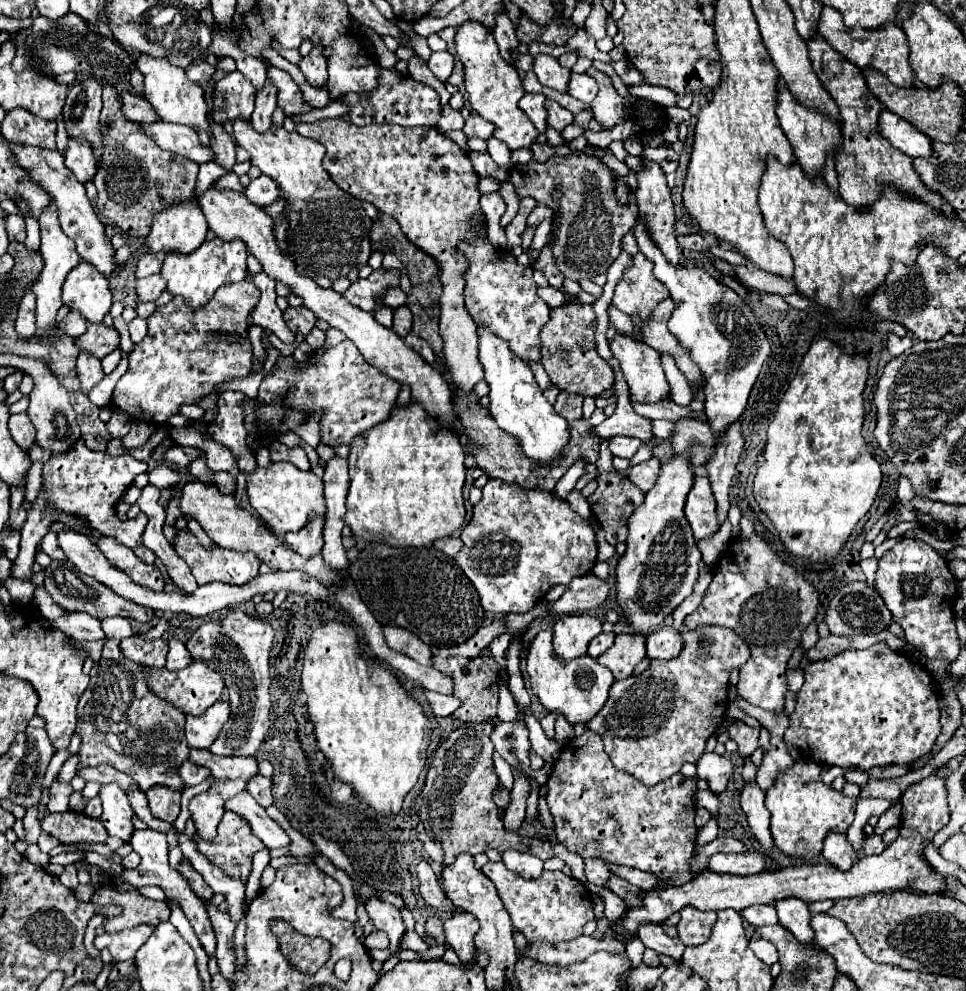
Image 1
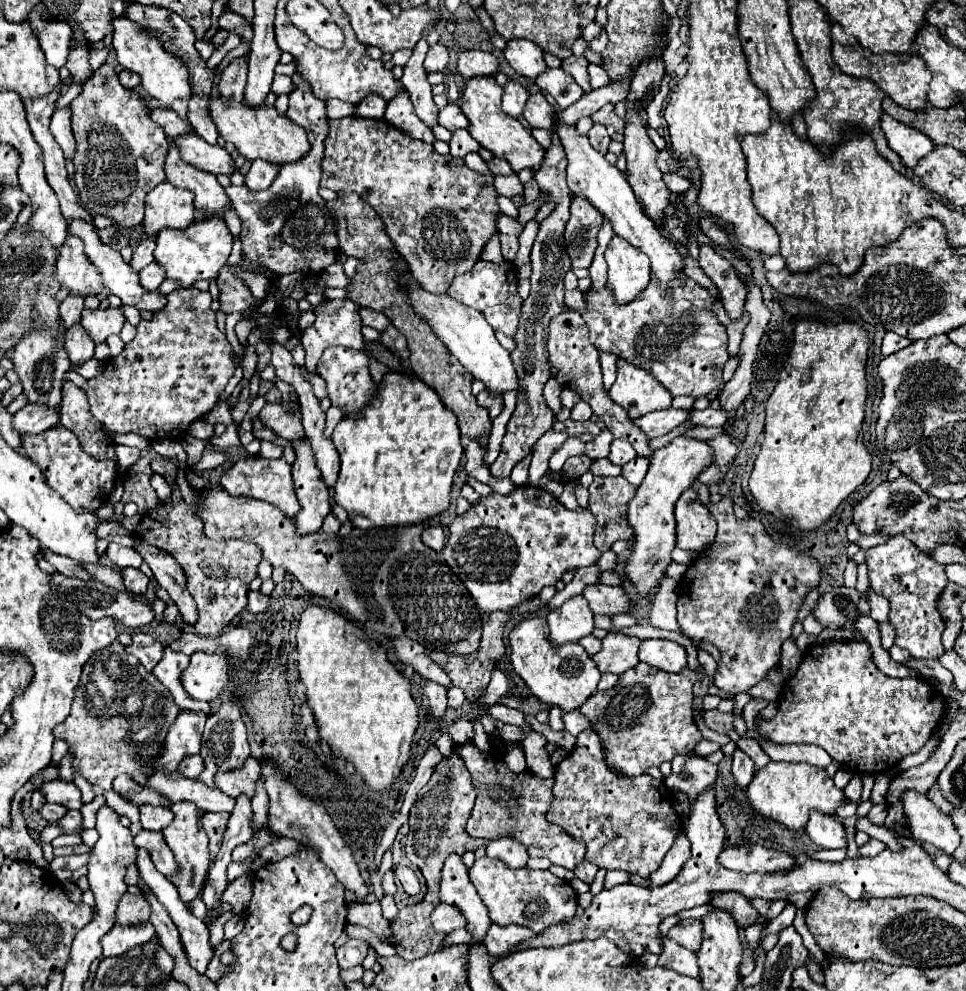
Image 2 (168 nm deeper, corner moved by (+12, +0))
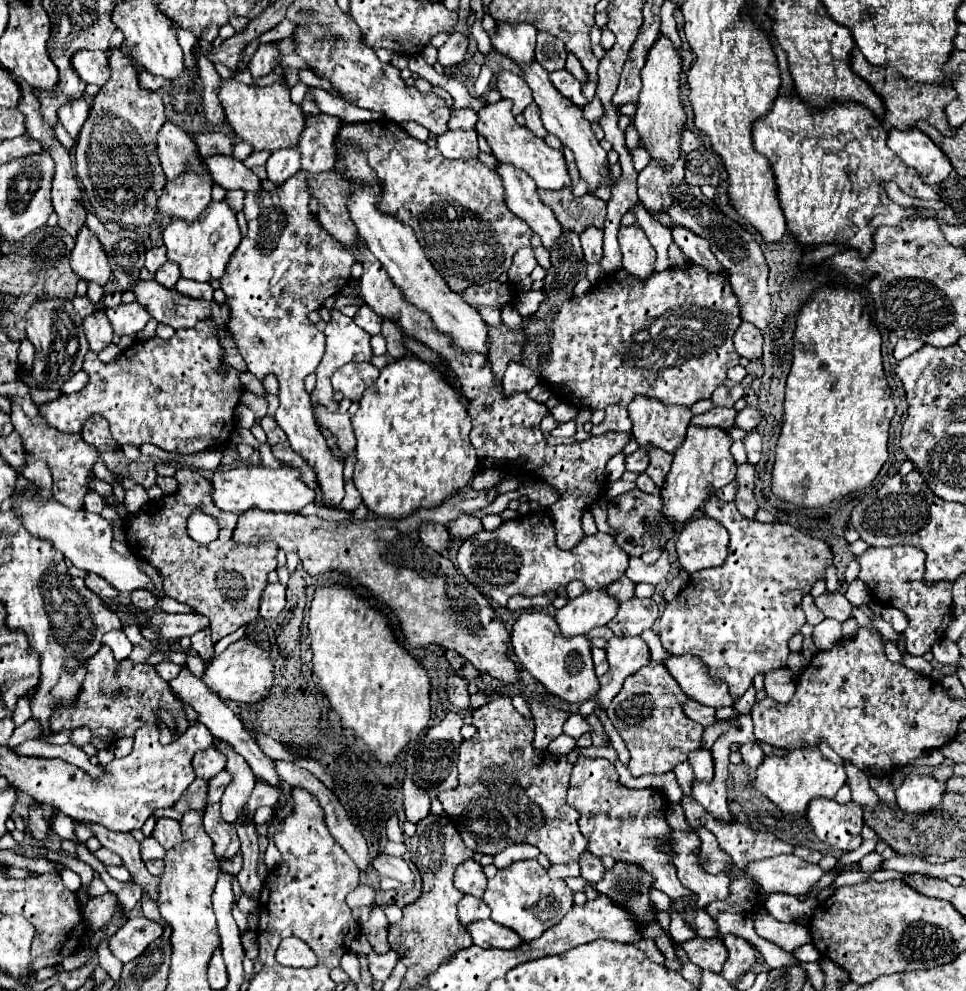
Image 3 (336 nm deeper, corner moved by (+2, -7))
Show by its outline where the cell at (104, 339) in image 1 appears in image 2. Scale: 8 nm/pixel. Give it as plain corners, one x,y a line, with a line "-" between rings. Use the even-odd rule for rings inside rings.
108,307
108,309
96,309
96,311
84,309
80,323
96,343
102,343
106,341
106,337
120,333
122,325
126,323
126,317
122,315
120,307

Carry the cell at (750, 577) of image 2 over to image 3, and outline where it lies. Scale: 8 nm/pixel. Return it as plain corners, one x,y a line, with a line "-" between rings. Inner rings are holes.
714,494
704,506
704,514
720,520
730,534
728,558
718,568
698,570
690,576
686,588
676,600
668,602
664,614
660,616
660,640
670,654
694,654
708,666
708,676
712,680
722,680
728,684
730,696
738,700
752,686
756,674
768,674
770,670
784,668
788,664
790,648
788,640
800,632
806,624
804,612
800,608
802,596
810,594
814,584
824,578
826,568
832,564
832,550
824,540
810,538
788,524
760,524
756,520
744,518
734,502
720,502

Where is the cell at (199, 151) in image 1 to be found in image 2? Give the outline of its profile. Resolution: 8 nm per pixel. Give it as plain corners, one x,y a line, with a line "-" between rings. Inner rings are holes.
190,133
186,137
176,137
176,143
180,147
182,159
202,171
208,171
212,175
218,173
232,175
236,171
236,165
224,147
210,145
196,133

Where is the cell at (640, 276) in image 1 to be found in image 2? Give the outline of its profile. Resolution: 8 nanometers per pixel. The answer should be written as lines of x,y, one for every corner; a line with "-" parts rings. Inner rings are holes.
612,237
606,249
608,287
614,291
620,305
630,303
650,281
648,257
640,249
632,249
622,237

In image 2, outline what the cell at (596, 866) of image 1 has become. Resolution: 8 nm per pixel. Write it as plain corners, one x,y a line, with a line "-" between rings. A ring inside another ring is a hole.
498,739
492,741
488,751
480,751
474,743
464,743
456,747
456,755
464,759
472,775
472,787
476,791
476,803
466,823
466,833
476,839
500,839
512,837
528,847
530,857
546,857
554,865
562,865
570,871
584,859
584,843
574,837
564,835
564,829
546,821
546,813
552,805
552,777
540,779
532,771
512,773
504,765
504,745
498,745

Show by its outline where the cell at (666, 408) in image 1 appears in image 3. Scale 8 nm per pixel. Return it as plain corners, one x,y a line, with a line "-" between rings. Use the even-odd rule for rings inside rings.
746,406
734,418
734,426
742,428
742,430
754,430
758,426
758,422
760,422
760,412
756,408
752,408
752,406

